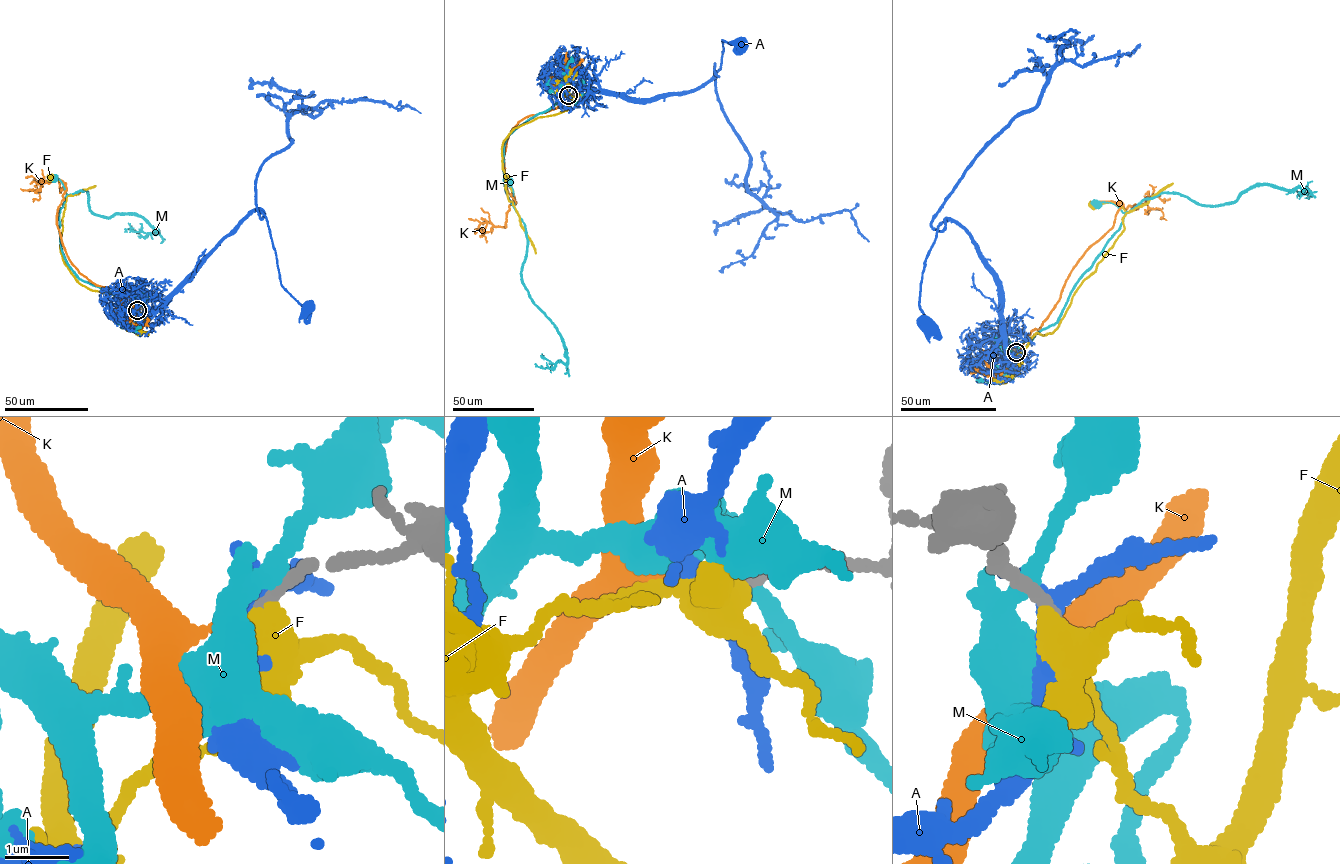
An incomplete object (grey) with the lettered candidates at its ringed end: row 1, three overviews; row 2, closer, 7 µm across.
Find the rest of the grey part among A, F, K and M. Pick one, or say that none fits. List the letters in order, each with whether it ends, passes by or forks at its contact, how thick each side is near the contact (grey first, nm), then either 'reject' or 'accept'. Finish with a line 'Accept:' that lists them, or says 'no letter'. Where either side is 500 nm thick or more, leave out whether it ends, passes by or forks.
A: it passes by | 200/320 nm | reject
F: it passes by | 200/400 nm | reject
K: it ends | 180/170 nm | accept
M: it passes by | 240/320 nm | reject
Accept: K

